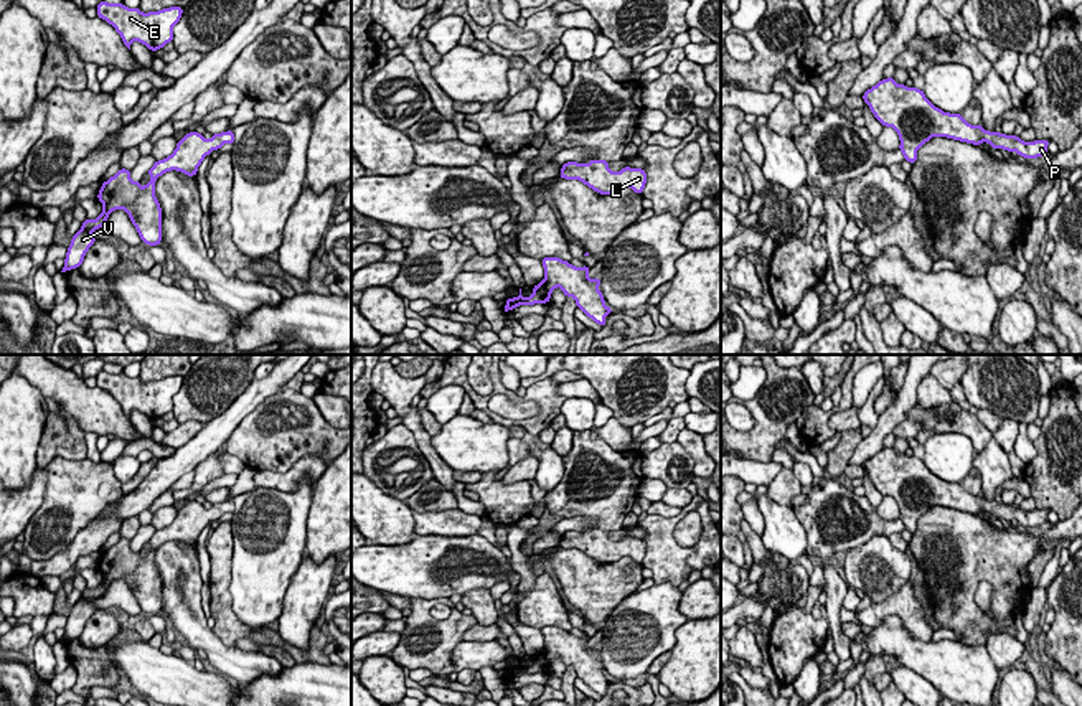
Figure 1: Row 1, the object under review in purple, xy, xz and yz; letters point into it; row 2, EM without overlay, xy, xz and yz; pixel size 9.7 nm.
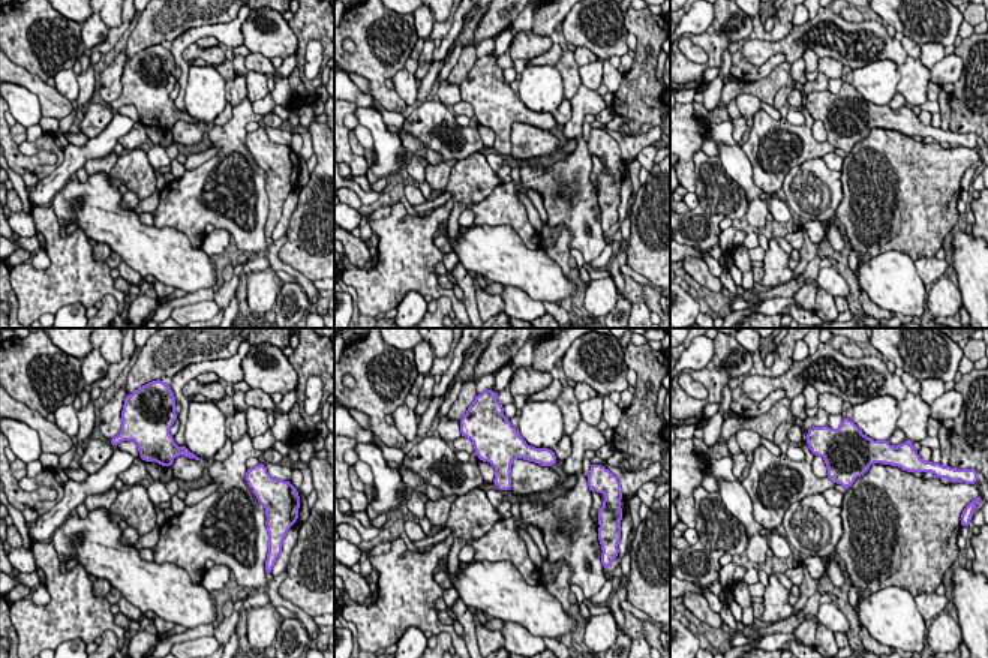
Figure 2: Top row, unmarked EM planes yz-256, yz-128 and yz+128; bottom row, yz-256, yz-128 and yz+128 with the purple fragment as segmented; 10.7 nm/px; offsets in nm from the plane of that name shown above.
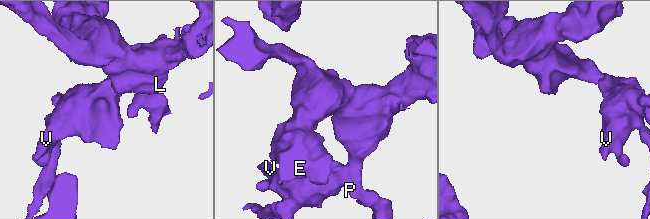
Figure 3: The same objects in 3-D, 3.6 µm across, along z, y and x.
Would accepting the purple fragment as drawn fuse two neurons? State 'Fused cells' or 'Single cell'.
Single cell

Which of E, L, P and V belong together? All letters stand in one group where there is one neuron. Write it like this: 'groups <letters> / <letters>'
groups E L P V

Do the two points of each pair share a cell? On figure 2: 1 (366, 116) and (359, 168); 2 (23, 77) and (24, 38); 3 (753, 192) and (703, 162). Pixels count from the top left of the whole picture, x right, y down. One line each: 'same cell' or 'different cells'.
1: different cells
2: different cells
3: different cells

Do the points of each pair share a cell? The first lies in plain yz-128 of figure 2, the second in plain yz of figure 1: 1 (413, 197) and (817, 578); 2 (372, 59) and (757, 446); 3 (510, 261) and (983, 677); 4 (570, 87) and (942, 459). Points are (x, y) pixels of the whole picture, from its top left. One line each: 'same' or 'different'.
1: different
2: same
3: same
4: different

